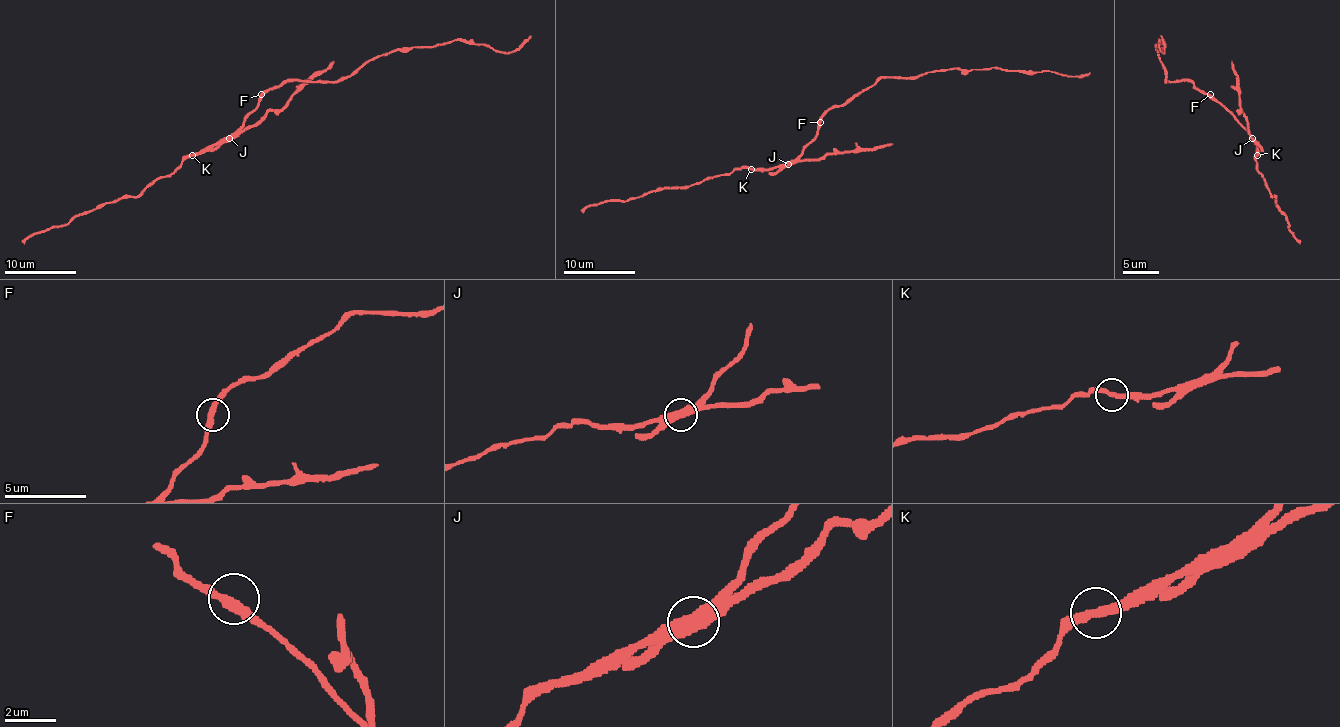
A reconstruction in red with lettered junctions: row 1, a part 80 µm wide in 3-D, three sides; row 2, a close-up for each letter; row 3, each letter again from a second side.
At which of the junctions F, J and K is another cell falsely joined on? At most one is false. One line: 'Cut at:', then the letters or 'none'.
Cut at: J

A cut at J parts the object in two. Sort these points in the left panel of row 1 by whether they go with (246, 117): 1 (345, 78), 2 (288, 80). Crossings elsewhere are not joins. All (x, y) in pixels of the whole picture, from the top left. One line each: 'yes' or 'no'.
1: yes
2: yes

